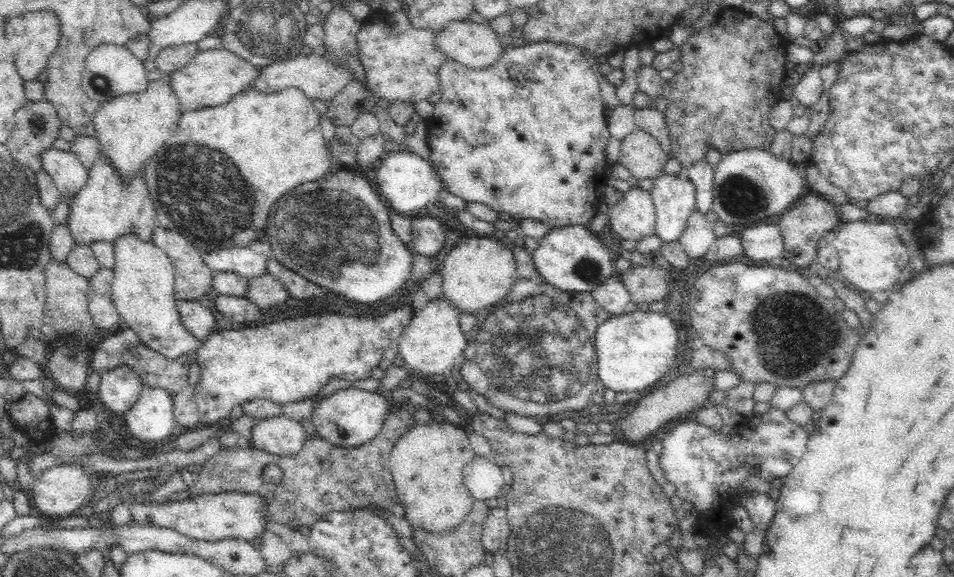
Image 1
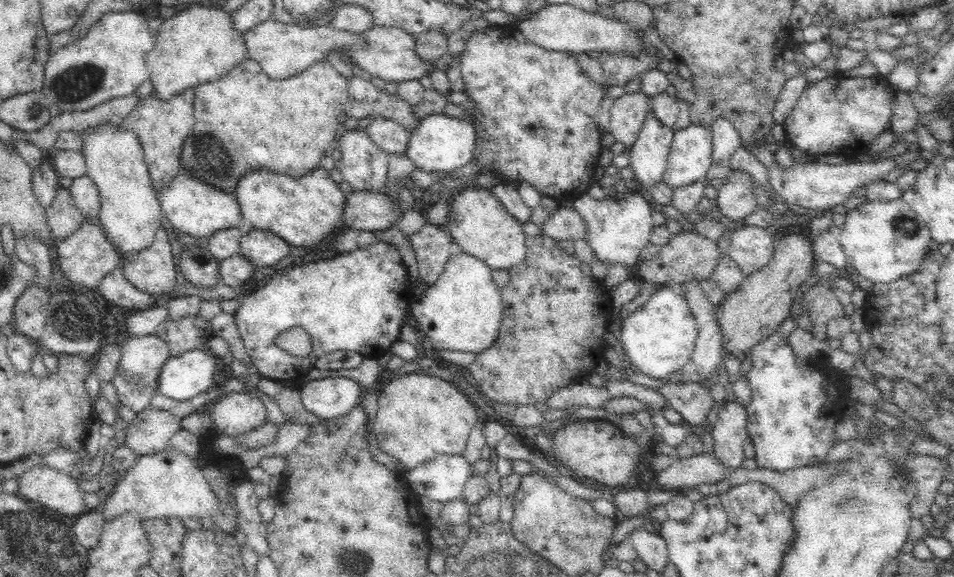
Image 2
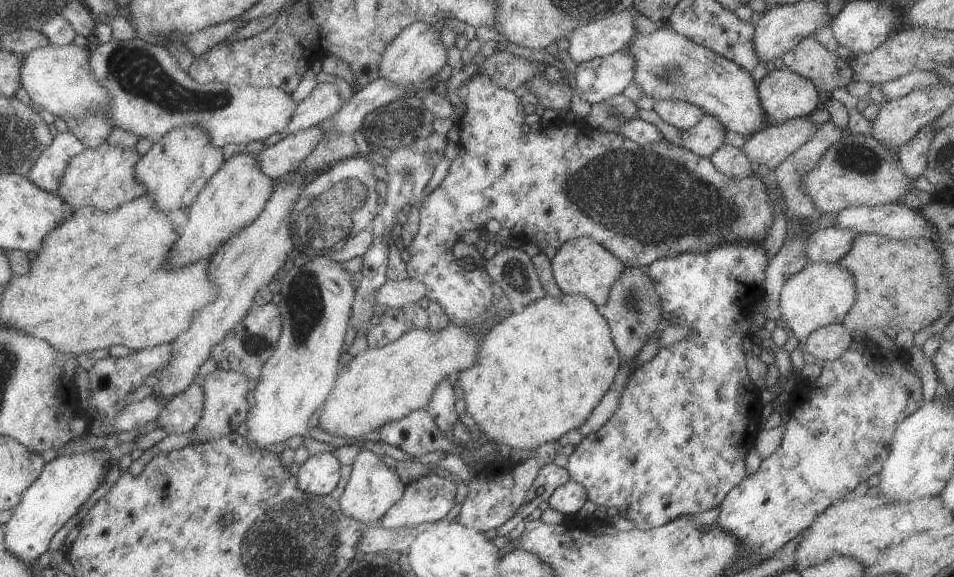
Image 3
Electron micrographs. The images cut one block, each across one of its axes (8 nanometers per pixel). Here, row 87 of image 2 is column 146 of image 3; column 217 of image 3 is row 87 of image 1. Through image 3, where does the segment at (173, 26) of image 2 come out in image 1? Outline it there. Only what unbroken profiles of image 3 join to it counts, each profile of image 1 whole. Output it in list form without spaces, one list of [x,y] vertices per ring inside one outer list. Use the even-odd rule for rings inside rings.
[[[168,75],[150,81],[147,89],[138,94],[121,94],[101,103],[94,114],[95,135],[100,141],[98,150],[118,169],[125,186],[144,168],[149,158],[175,134],[180,118],[180,101],[172,91]]]

